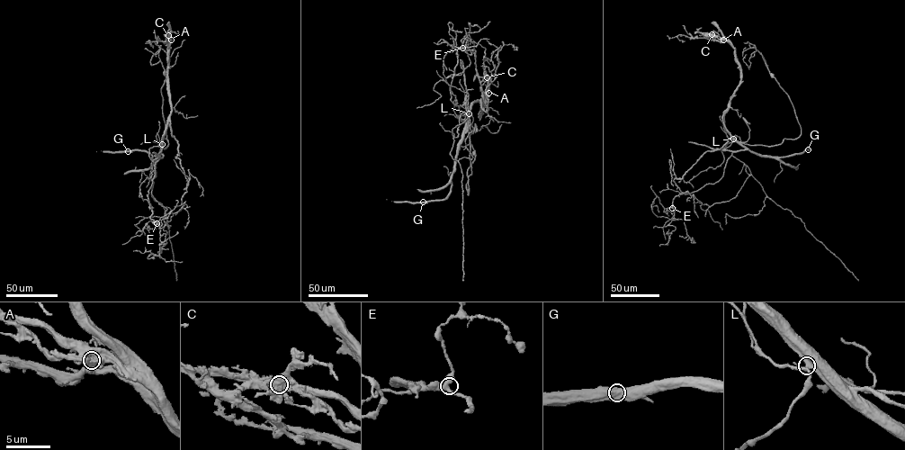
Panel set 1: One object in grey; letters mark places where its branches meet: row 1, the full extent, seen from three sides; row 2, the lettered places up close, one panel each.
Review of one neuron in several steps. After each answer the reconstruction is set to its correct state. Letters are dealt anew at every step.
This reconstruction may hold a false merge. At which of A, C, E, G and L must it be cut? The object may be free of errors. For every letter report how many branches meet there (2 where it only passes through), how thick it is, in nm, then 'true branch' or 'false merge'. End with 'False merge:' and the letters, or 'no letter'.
A: 3 | 550 nm | true branch
C: 8 | 700 nm | false merge
E: 3 | 420 nm | true branch
G: 2 | 750 nm | true branch
L: 4 | 420 nm | true branch
False merge: C

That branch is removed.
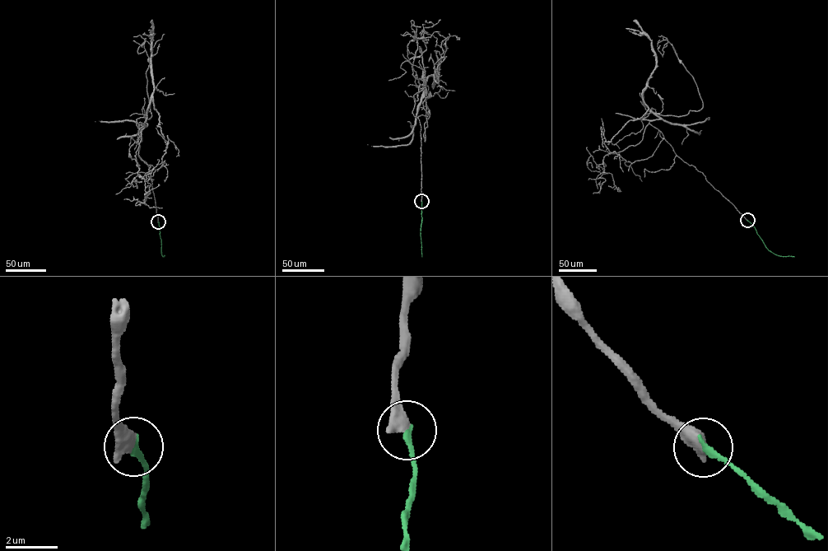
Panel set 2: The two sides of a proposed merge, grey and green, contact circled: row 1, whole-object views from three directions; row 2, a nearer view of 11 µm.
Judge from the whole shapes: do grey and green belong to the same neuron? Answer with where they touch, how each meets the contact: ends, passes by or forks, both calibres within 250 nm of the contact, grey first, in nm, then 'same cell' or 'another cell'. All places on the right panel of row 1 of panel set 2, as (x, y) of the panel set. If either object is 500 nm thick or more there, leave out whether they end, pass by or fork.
place (747, 220); calibres 600 and 240 nm; another cell

